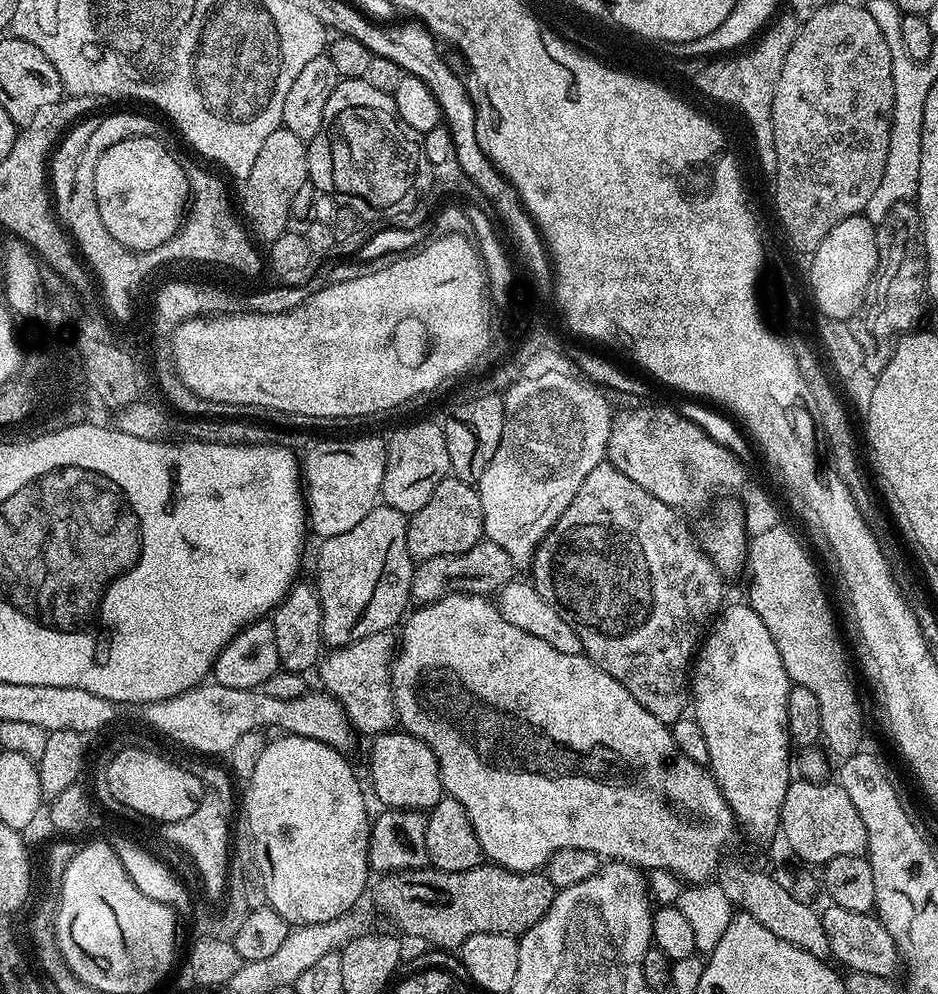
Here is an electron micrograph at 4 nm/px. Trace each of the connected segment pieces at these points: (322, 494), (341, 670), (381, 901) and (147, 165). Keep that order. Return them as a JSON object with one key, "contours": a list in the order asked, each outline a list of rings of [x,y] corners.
{"contours":[[[[356,436],[353,440],[324,440],[302,456],[302,487],[306,497],[306,524],[317,532],[317,537],[346,534],[346,530],[358,526],[381,499],[380,487],[386,474],[388,445],[376,436]]],[[[391,631],[370,634],[344,648],[331,649],[318,665],[323,691],[335,698],[348,715],[348,723],[353,729],[365,732],[368,738],[387,732],[397,723],[396,702],[392,698],[392,661],[394,659],[394,636]]],[[[482,862],[470,870],[443,873],[444,889],[440,889],[436,884],[423,884],[422,881],[415,880],[416,878],[411,872],[381,875],[376,884],[376,904],[401,928],[399,931],[405,937],[417,936],[436,948],[452,950],[459,949],[460,944],[474,934],[506,934],[519,937],[530,926],[534,926],[534,922],[538,922],[542,914],[546,914],[546,910],[550,910],[558,891],[554,882],[550,882],[550,878],[543,871],[511,872],[491,862]]],[[[131,136],[106,150],[102,158],[98,158],[98,166],[94,170],[94,194],[98,214],[102,214],[102,222],[106,222],[106,230],[124,247],[135,252],[152,251],[166,243],[181,227],[186,219],[189,207],[189,186],[185,165],[180,165],[175,155],[161,151],[157,147],[154,136]]]]}

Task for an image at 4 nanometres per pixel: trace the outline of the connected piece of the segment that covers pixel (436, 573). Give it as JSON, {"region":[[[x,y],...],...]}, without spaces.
{"region":[[[490,539],[479,540],[462,554],[446,554],[419,561],[412,570],[412,600],[417,605],[433,604],[451,592],[496,594],[514,579],[514,565],[510,554]]]}

